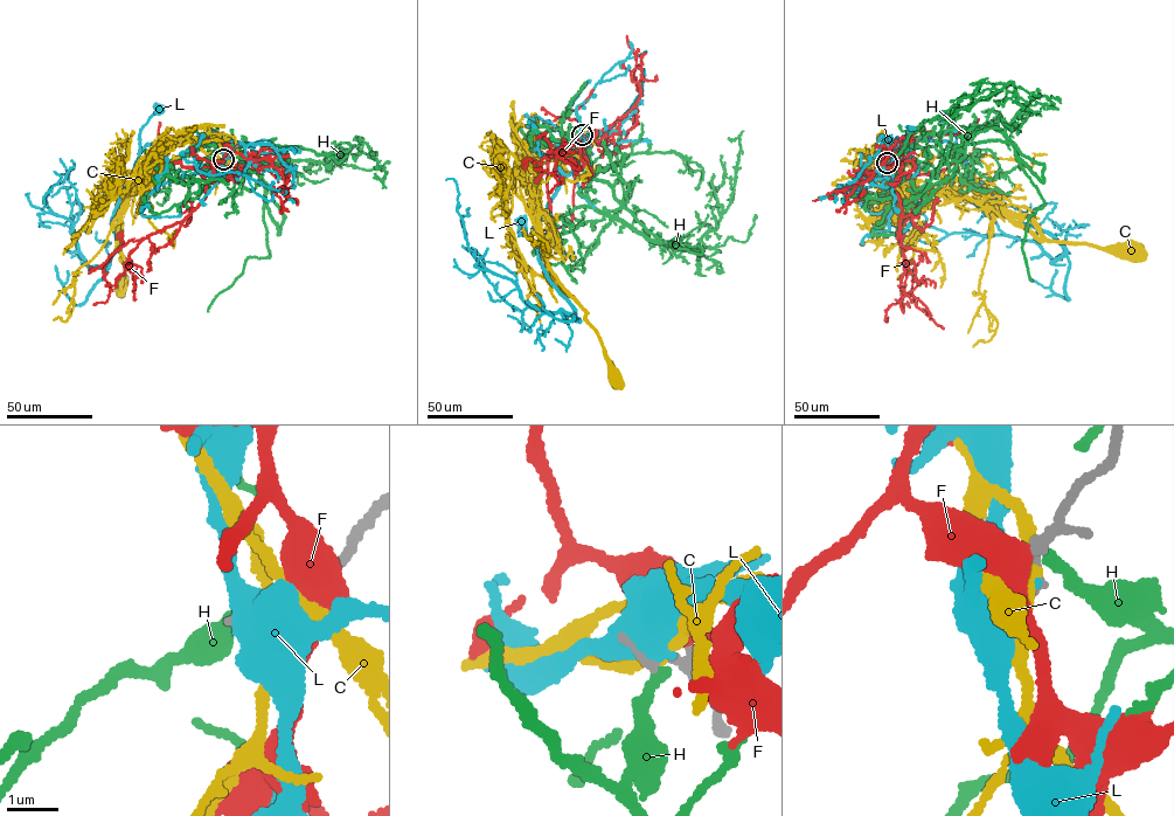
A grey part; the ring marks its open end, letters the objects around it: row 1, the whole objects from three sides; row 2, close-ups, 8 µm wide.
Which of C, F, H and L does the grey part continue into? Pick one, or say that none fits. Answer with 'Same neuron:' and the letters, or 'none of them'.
Same neuron: none of them

